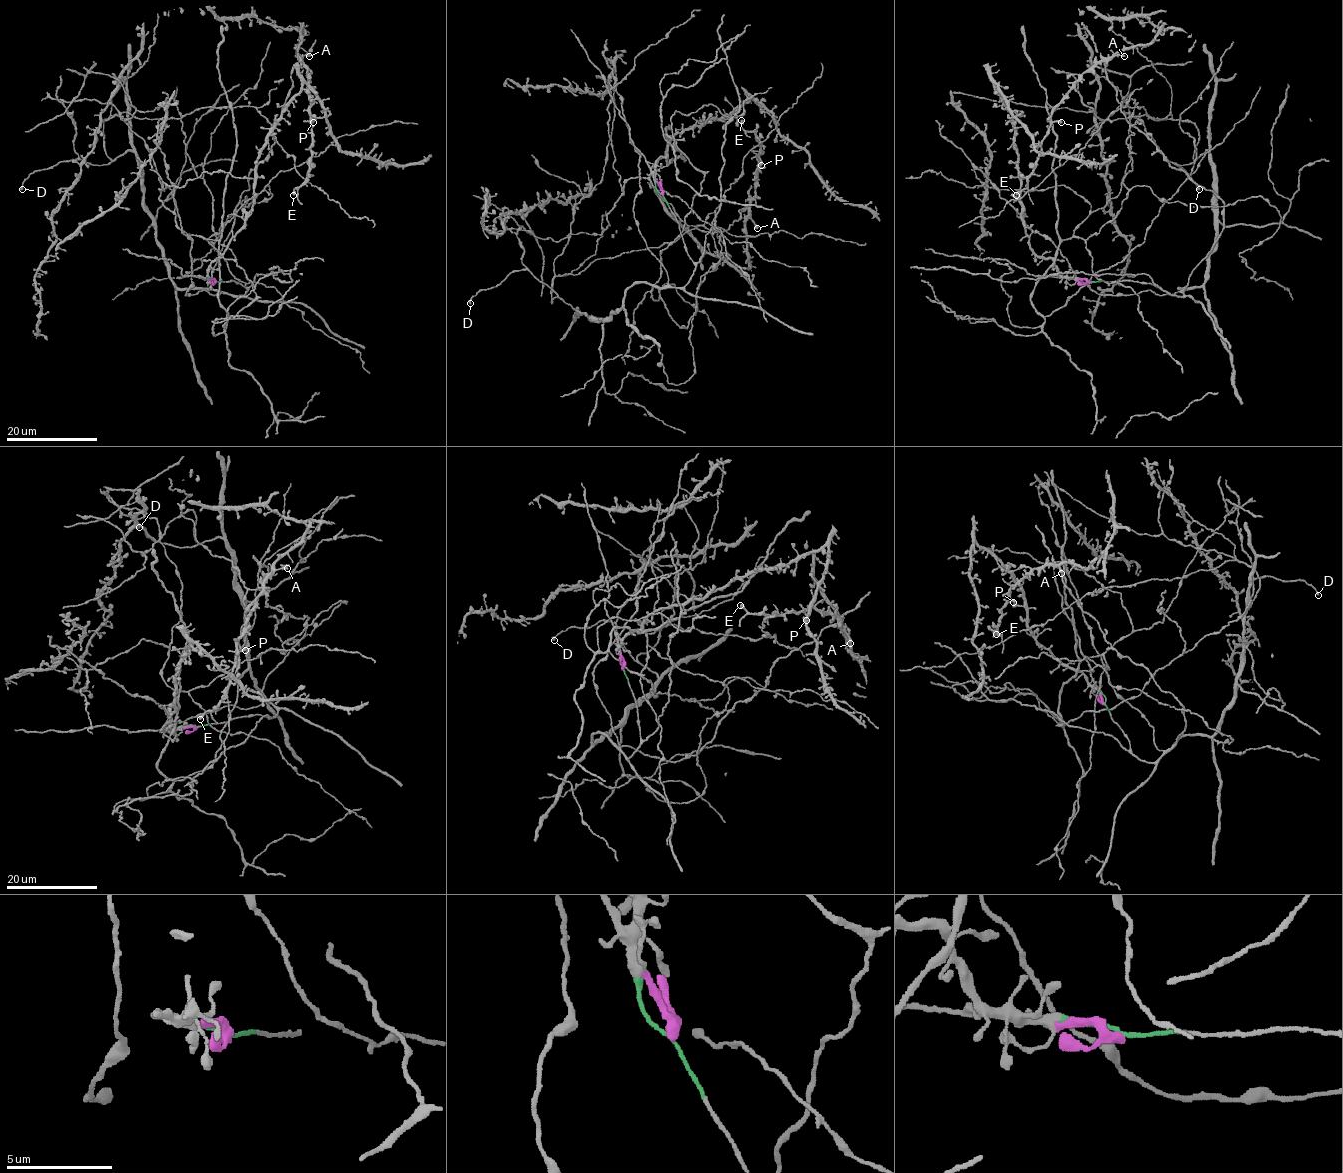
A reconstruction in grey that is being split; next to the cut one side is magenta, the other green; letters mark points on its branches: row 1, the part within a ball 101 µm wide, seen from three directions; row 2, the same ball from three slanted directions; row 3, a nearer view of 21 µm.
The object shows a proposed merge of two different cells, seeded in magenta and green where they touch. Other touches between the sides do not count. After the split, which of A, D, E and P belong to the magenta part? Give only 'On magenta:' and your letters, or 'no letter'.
On magenta: no letter

